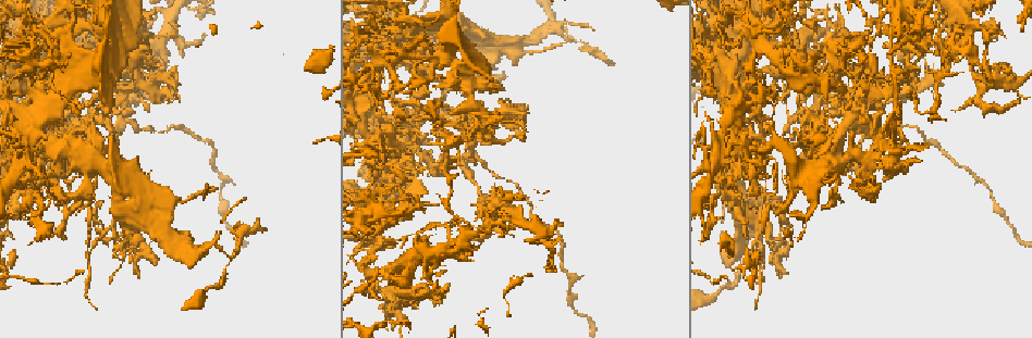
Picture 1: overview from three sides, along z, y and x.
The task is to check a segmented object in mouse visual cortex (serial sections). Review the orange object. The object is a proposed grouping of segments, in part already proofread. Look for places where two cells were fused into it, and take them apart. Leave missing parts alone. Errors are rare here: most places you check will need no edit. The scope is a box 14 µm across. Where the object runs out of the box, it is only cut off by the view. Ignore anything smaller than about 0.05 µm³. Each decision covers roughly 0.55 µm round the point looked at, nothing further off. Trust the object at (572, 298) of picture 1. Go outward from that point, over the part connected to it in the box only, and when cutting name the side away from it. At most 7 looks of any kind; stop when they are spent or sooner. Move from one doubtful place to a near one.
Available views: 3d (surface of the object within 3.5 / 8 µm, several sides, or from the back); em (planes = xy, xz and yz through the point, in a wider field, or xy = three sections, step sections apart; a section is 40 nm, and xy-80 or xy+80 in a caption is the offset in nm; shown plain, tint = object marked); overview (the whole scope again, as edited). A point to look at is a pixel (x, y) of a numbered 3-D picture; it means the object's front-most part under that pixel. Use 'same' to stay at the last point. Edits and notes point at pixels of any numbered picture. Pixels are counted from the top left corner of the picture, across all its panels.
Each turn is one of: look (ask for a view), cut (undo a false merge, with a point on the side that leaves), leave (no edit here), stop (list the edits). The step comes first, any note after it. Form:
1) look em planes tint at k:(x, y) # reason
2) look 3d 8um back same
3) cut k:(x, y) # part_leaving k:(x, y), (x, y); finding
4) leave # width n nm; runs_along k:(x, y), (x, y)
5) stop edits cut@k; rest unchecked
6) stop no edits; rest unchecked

look 3d 8um at 1:(962, 166) # narrows sharply

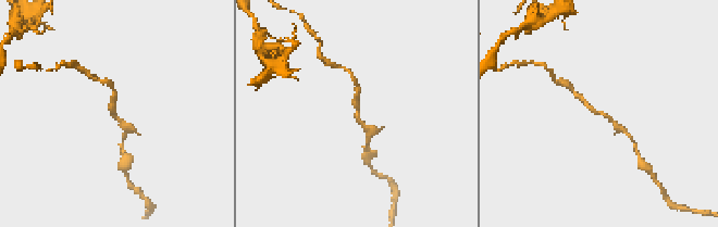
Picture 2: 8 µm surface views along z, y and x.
look em xy step 1 tint at 2:(595, 112) # arm_widths 200, 200 nm

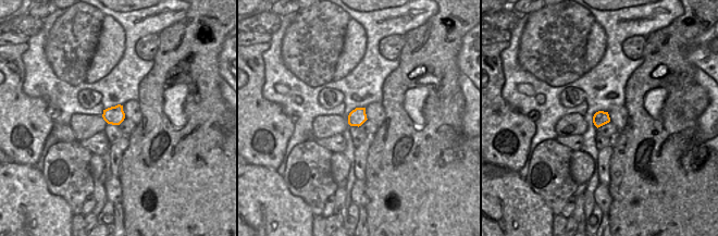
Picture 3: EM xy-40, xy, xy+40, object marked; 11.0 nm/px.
leave # runs_along 2:(619, 127), (573, 91); continuous, no second cell

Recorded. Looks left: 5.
look 3d 3.5um at 1:(508, 180) # thin neck

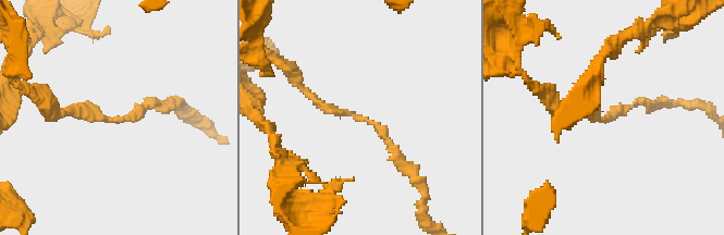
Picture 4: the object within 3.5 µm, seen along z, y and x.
look em xy step 1 tint at 4:(603, 119) # arm_widths 150, 150 nm

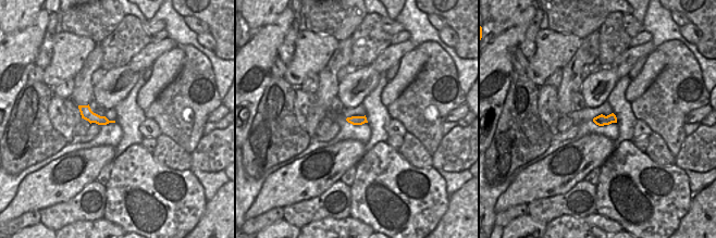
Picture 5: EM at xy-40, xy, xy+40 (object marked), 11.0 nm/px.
leave # runs_along 4:(402, 165), (376, 126), (321, 104), (298, 82); continuous, no second cell

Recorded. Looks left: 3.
look em planes tint at 1:(123, 95)

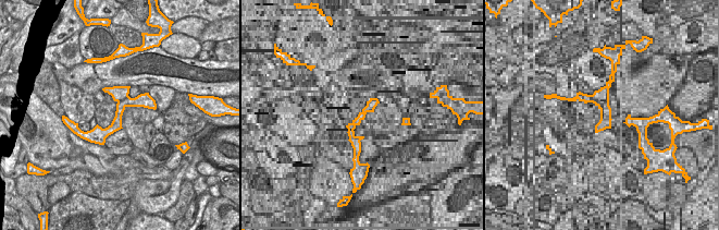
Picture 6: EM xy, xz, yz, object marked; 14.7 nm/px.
look 3d 3.5um back same # see where the arms go

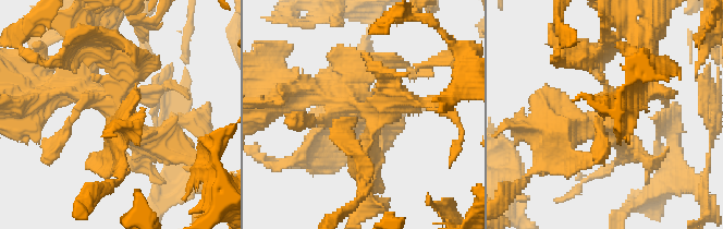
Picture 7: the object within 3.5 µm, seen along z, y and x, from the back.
cut 7:(370, 96) # two cells meet here

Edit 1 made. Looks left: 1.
stop edits cut@7; rest unchecked

